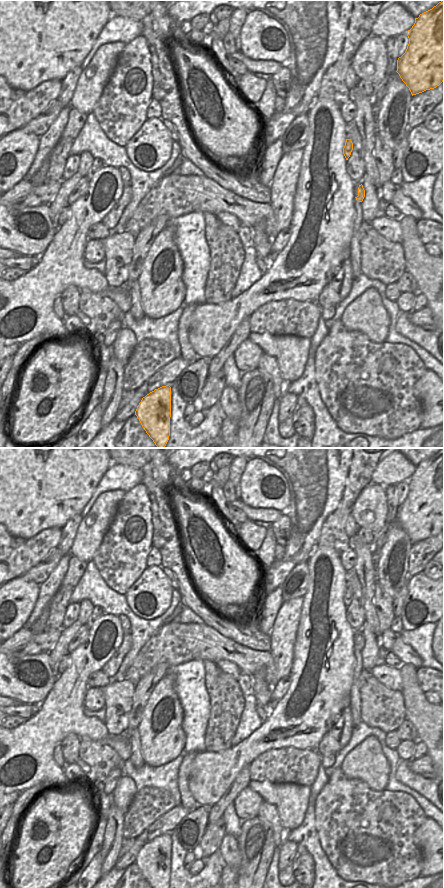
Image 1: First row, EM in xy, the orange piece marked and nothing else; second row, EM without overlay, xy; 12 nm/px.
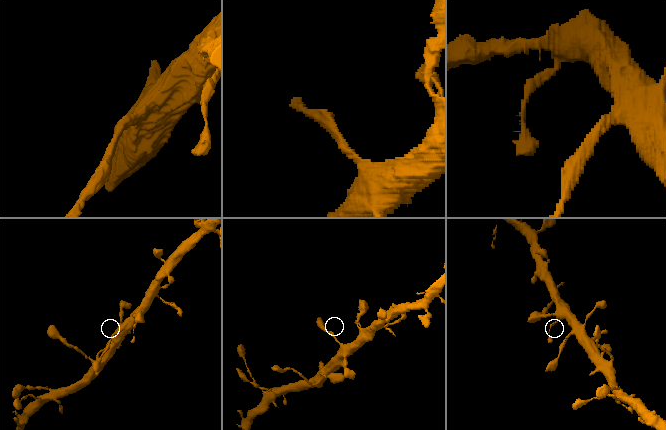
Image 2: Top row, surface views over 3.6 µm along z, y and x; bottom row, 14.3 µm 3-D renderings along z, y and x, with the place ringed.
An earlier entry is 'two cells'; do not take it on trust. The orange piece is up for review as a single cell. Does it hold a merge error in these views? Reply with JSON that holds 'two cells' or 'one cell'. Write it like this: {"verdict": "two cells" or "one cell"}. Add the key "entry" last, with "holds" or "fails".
{"verdict": "one cell", "entry": "fails"}

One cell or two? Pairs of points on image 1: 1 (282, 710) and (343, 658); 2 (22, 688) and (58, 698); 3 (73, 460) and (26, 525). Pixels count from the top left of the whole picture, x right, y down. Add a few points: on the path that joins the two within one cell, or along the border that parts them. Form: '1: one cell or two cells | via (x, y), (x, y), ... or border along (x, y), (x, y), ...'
1: one cell | via (298, 720), (325, 688), (325, 679)
2: two cells | border along (57, 677), (53, 687), (40, 704)
3: one cell | via (57, 476), (26, 509)

